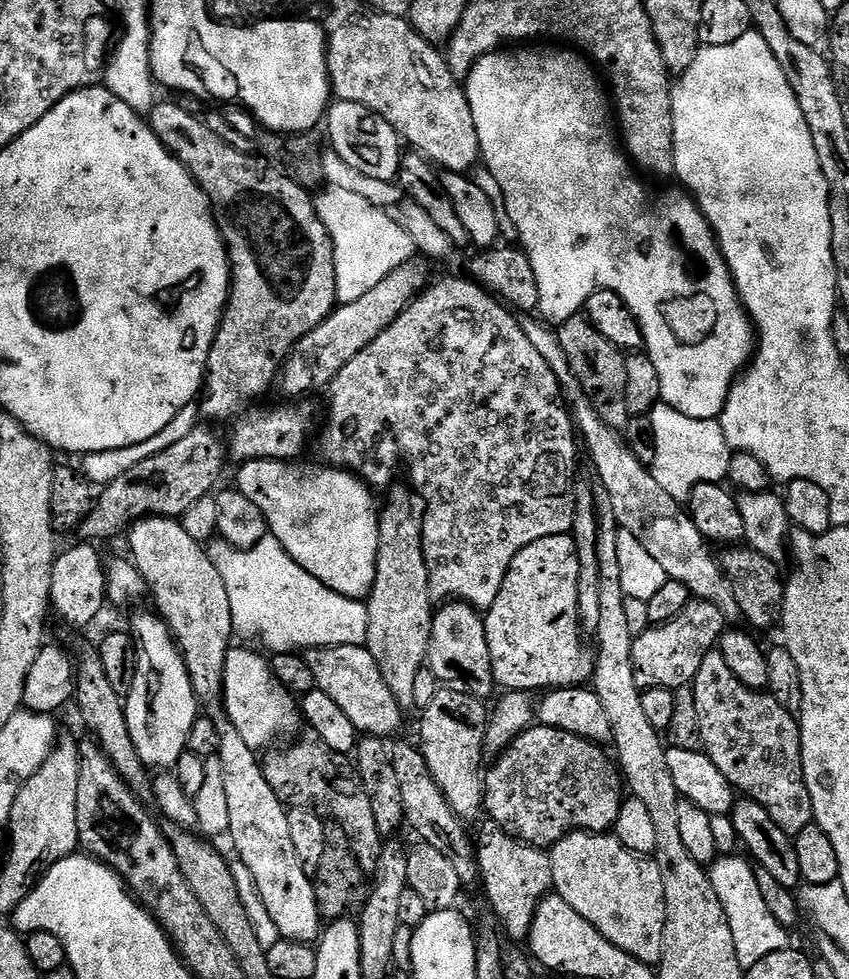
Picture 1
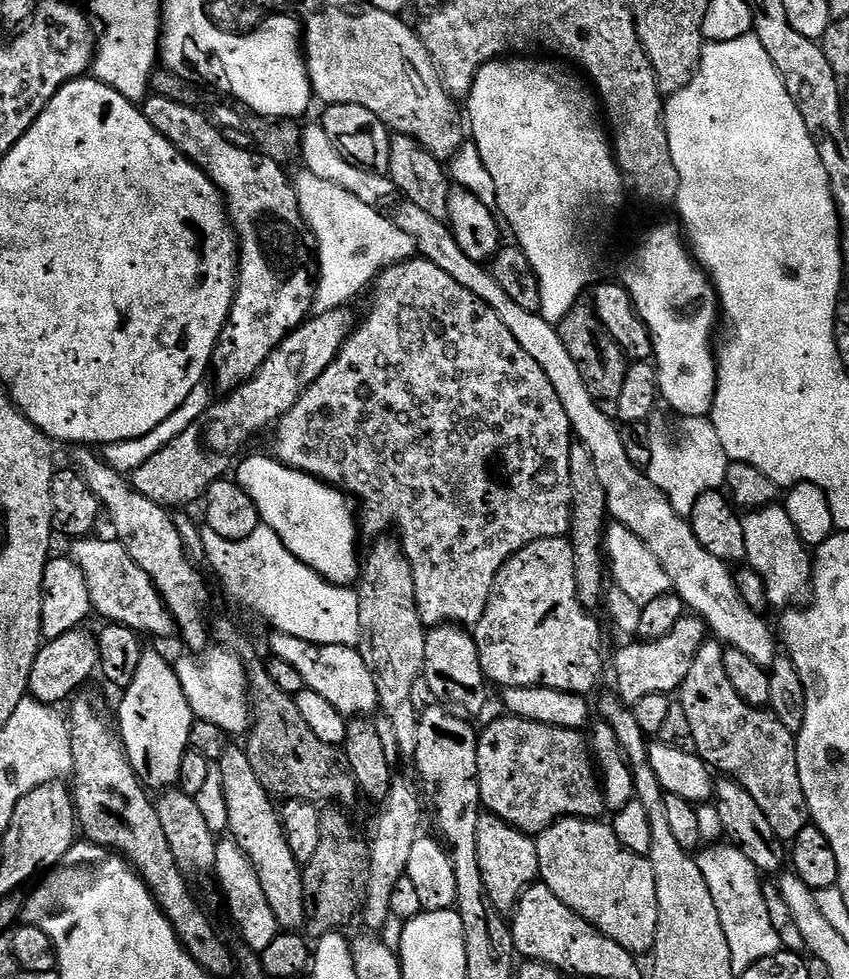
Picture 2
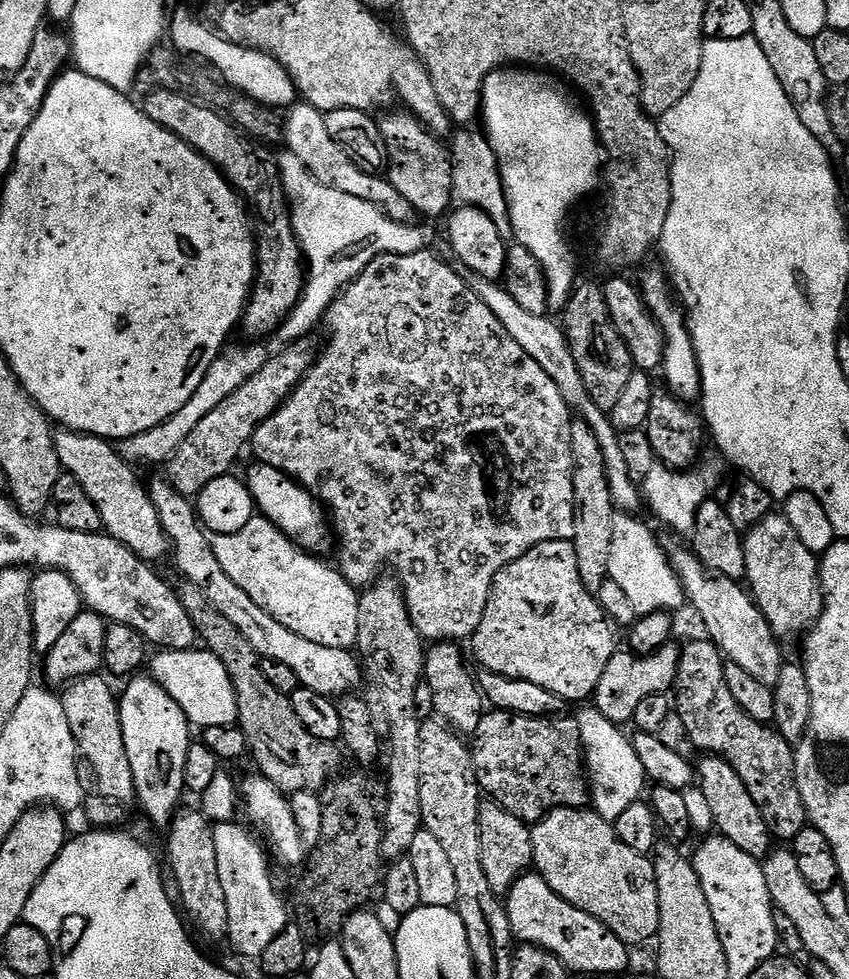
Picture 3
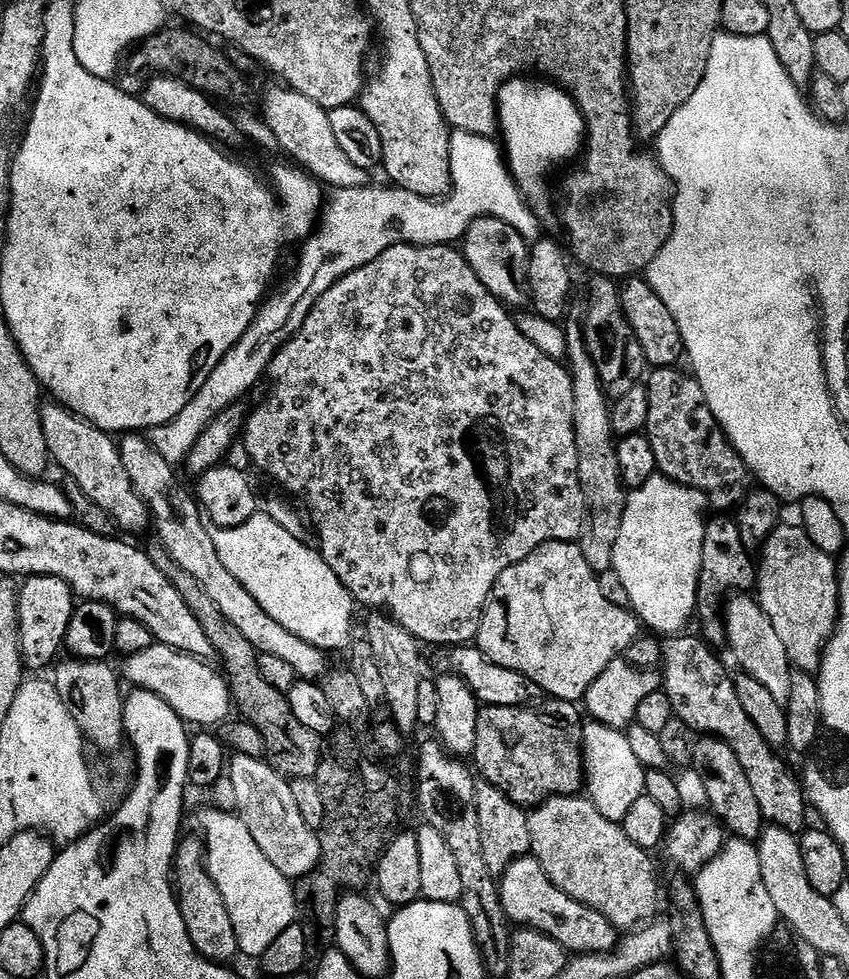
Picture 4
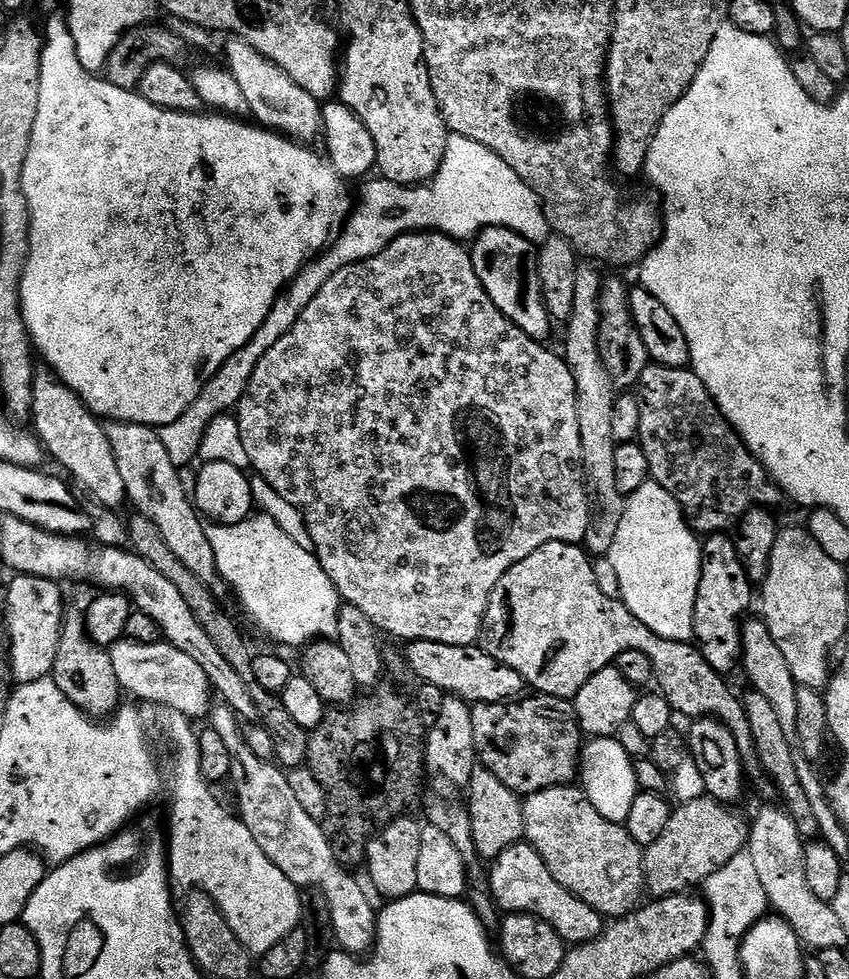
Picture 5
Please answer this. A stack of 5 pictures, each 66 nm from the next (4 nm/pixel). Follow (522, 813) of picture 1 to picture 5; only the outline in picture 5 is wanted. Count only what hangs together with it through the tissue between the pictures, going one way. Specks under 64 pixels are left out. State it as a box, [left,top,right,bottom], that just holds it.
[471,694,582,798]

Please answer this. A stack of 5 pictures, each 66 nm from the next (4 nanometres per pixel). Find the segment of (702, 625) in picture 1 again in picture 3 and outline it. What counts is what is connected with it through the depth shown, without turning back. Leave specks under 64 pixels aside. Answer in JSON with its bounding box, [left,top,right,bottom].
[594,642,681,726]

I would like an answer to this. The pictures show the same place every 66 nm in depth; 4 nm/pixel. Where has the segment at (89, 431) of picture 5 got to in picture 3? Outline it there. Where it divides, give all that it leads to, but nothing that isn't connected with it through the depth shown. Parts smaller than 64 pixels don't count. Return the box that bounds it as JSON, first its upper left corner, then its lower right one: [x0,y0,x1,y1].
[54,430,169,562]

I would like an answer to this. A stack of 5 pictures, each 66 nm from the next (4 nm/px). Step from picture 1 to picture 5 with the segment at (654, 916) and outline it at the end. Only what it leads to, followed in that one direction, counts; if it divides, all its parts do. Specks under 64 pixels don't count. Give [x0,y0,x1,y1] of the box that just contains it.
[522,784,646,918]

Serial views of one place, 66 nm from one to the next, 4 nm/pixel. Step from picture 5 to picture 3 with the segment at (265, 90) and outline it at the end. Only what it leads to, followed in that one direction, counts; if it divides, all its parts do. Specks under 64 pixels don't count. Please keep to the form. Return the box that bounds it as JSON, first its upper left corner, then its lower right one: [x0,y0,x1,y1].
[282,102,414,221]

